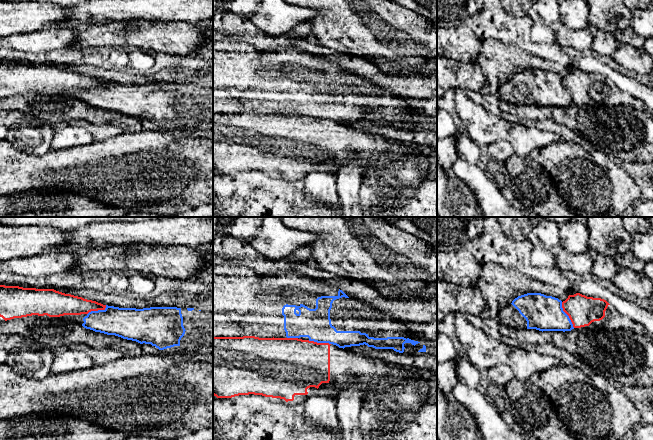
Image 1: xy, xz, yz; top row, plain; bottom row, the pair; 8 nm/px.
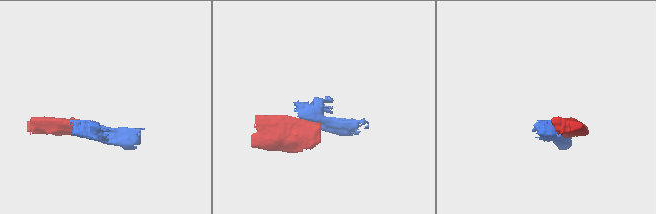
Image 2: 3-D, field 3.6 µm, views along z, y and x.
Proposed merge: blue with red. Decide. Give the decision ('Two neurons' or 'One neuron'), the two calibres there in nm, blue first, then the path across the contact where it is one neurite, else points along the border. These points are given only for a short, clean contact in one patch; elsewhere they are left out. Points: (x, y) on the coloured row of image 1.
Two neurons. Thickness 280 nm (blue) against 240 nm. Boundary: yz (561, 302), (563, 311), (574, 327)

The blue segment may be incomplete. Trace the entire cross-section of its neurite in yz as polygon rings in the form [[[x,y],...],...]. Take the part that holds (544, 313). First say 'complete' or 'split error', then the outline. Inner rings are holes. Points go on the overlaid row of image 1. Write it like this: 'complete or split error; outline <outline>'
split error; outline [[[527,293],[501,308],[500,323],[510,328],[539,331],[571,331],[569,316],[563,311],[562,301],[541,293]]]

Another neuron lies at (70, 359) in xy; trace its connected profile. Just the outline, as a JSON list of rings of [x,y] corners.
[[[70,347],[55,351],[51,373],[61,374],[72,372],[91,368],[93,365],[95,365],[93,360],[86,353]]]

